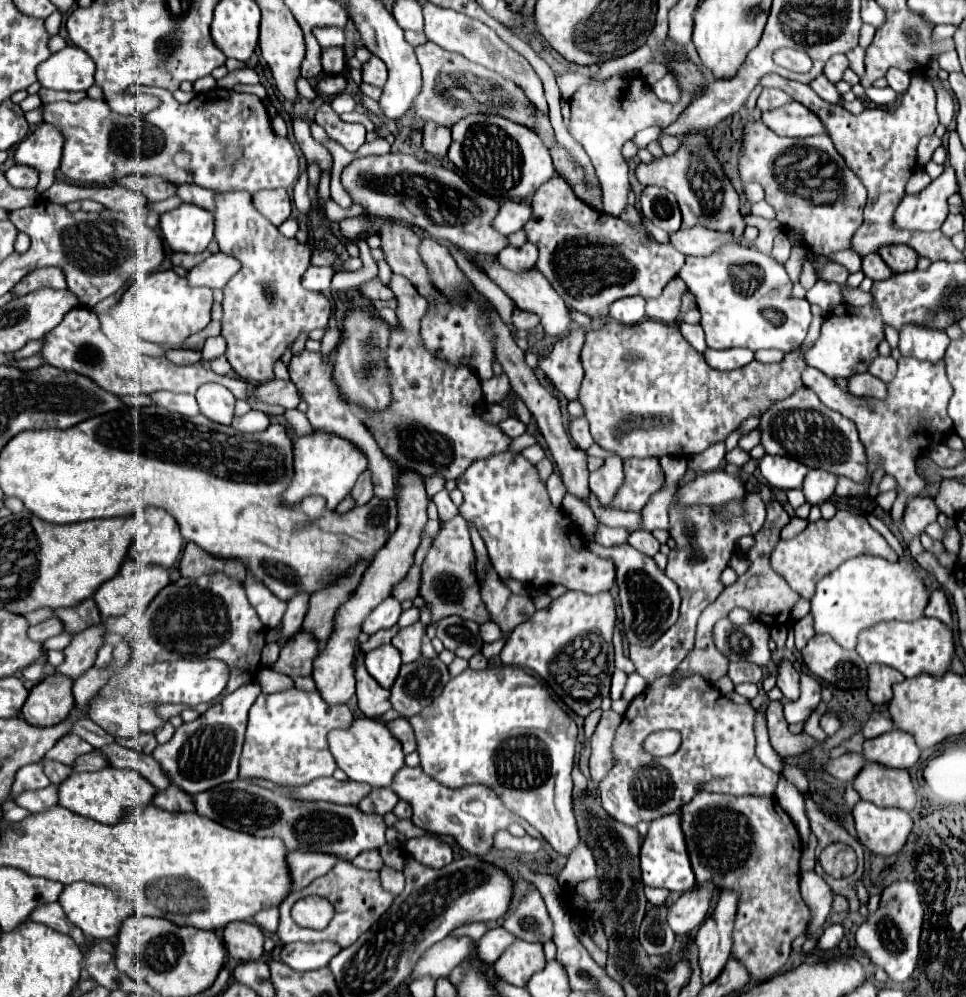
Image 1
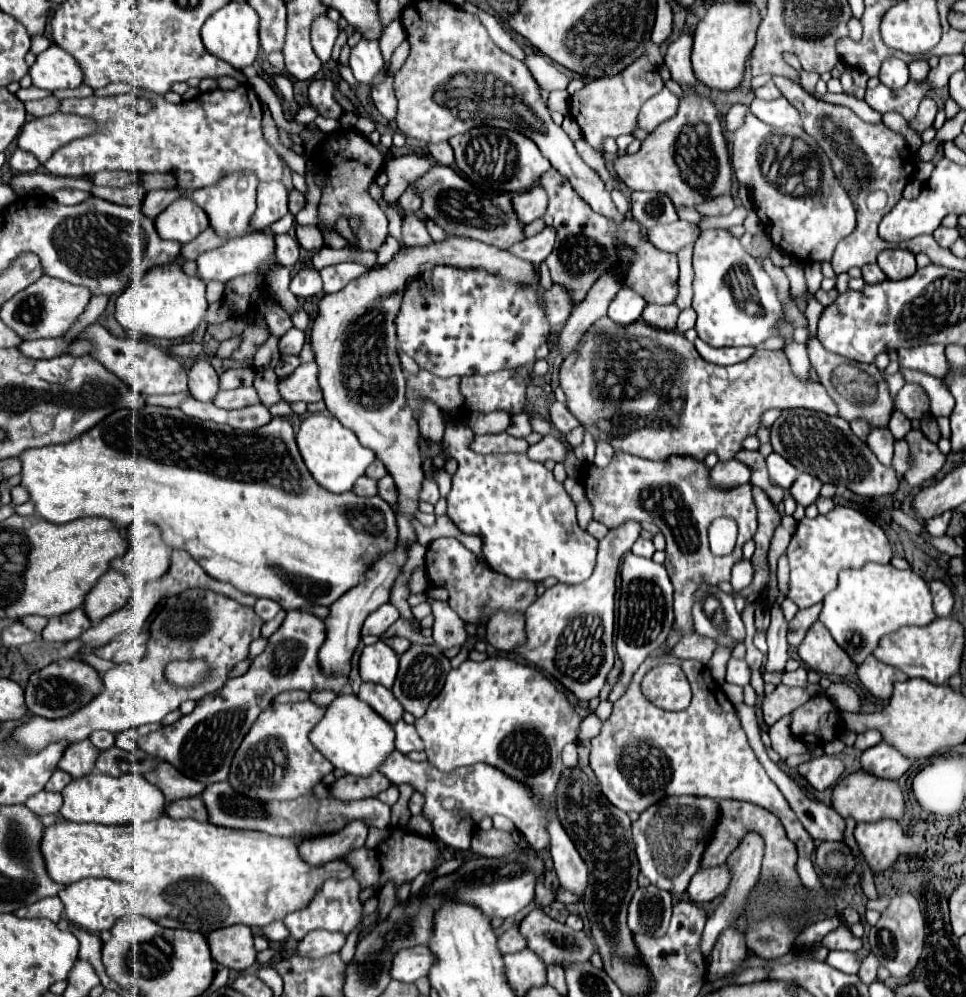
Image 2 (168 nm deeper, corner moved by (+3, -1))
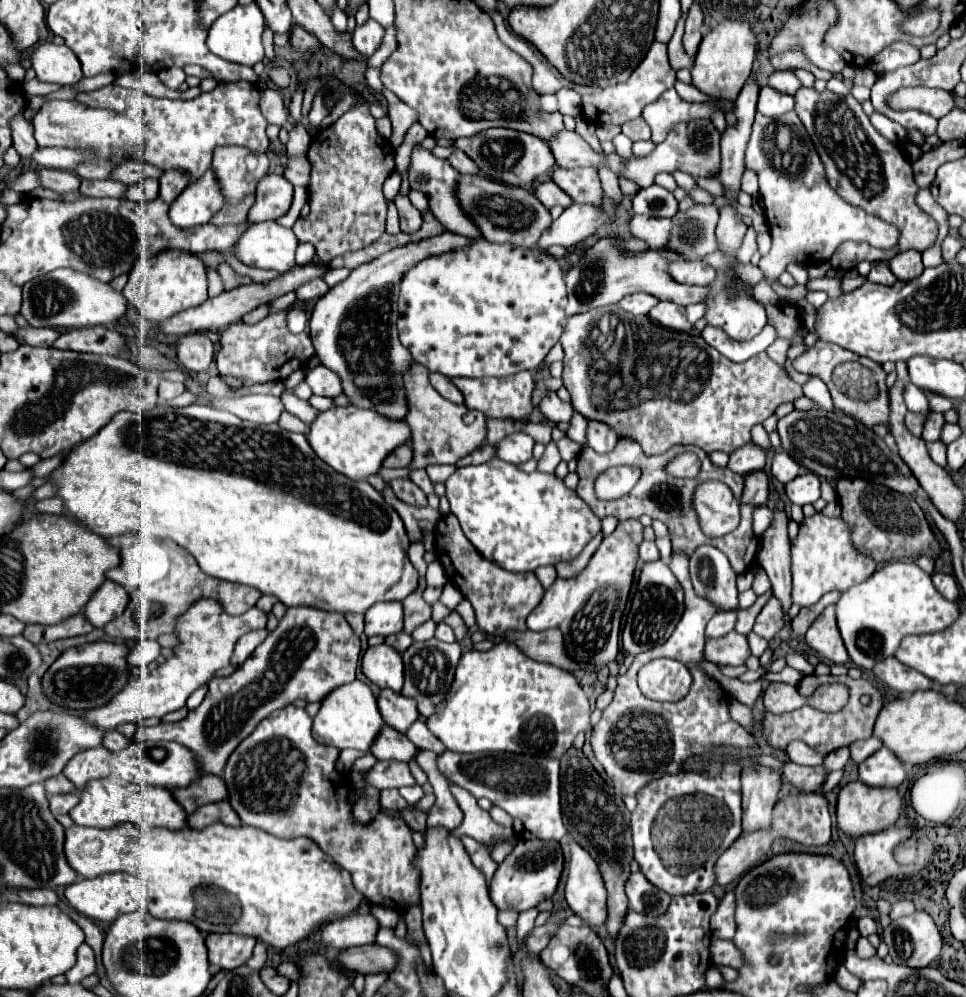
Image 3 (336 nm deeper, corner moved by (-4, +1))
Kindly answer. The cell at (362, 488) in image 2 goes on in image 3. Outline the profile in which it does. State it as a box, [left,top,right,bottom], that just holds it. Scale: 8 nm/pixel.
[380,363,486,481]

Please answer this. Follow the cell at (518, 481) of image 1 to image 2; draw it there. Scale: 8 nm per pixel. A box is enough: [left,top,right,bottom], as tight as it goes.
[445,421,599,585]

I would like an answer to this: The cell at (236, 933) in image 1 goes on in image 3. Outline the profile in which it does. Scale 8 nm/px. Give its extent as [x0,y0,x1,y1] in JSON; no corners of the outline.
[206,933,256,971]

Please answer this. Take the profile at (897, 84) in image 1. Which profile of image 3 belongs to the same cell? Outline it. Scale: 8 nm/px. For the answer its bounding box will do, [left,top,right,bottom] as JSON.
[868,41,920,73]

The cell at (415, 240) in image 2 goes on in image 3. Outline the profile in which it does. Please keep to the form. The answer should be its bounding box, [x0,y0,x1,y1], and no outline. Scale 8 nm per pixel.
[394,193,422,233]

